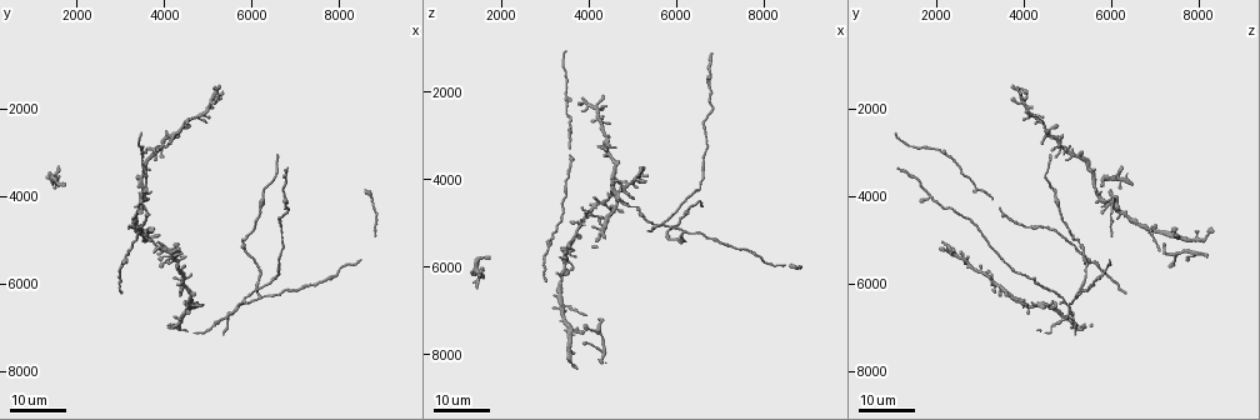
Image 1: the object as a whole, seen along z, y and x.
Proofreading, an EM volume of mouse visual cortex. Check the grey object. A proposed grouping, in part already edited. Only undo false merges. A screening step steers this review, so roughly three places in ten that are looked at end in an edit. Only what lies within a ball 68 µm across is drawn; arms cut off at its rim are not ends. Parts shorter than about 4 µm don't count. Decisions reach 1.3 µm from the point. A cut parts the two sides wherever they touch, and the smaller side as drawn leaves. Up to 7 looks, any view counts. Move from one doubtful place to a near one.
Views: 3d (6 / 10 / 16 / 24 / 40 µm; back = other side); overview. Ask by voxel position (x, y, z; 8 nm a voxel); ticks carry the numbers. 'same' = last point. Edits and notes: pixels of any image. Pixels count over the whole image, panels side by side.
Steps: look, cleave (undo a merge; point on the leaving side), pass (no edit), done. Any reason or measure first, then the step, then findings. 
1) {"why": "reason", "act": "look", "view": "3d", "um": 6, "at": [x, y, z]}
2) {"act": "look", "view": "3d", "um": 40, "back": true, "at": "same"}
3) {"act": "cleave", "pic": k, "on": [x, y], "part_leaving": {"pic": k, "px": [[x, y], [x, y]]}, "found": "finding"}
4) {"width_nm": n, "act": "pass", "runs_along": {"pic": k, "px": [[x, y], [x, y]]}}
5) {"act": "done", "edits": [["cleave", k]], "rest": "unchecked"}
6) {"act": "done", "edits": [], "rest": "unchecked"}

{"why": "arms part here", "act": "look", "view": "3d", "um": 24, "at": [6150, 6350, 5250]}

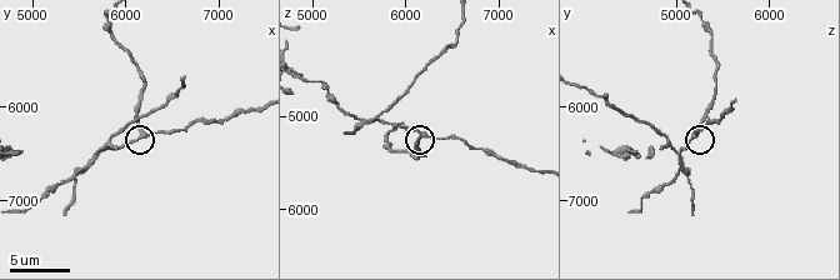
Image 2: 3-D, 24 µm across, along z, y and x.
{"act": "look", "view": "3d", "um": 6, "at": [6200, 6350, 5200]}

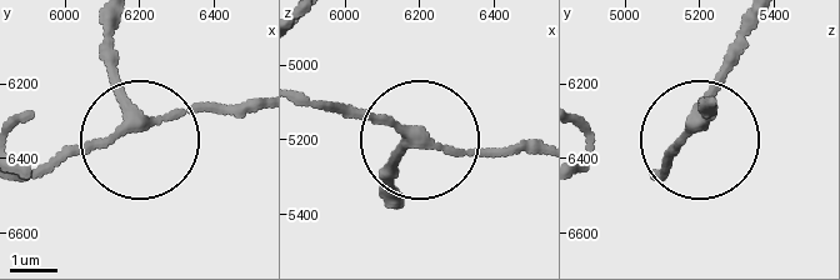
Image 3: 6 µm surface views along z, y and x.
{"act": "pass", "runs_along": {"pic": 3, "px": [[118, 24], [114, 73], [141, 128], [198, 108], [258, 108]]}, "found": "one cell here"}

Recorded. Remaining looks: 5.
{"why": "looks like a crossing", "act": "look", "view": "3d", "um": 16, "at": [4850, 2150, 4300]}

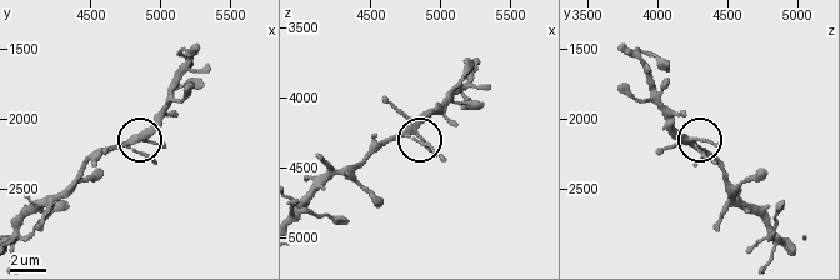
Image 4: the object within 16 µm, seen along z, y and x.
{"act": "look", "view": "3d", "um": 6, "at": [4840, 2140, 4260]}

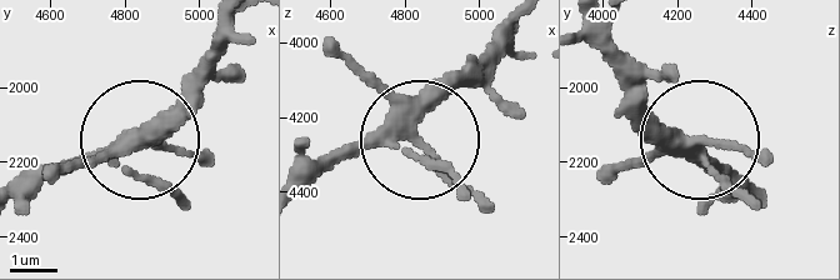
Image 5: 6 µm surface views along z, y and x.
{"arms": 5, "act": "pass", "found": "all the same cell"}

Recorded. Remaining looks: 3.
{"why": "four or more arms meet", "act": "look", "view": "3d", "um": 16, "at": [3400, 4200, 5900]}

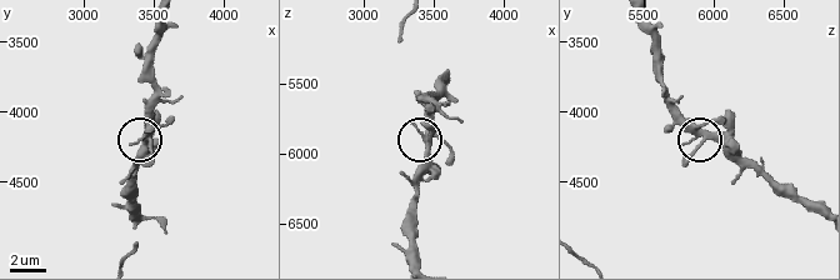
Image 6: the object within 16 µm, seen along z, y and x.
{"act": "look", "view": "3d", "um": 6, "at": [3460, 4180, 5960]}

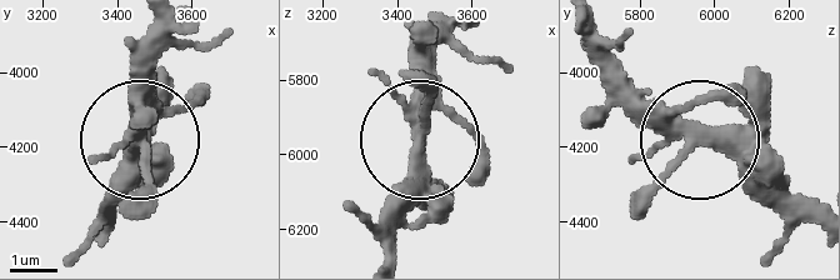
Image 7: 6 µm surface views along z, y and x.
{"side_arm_um": 30, "act": "pass", "runs_along": {"pic": 7, "px": [[438, 23], [425, 183], [390, 254]]}, "found": "all the same cell"}

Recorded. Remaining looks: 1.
{"act": "done", "edits": [], "rest": "unchecked"}

